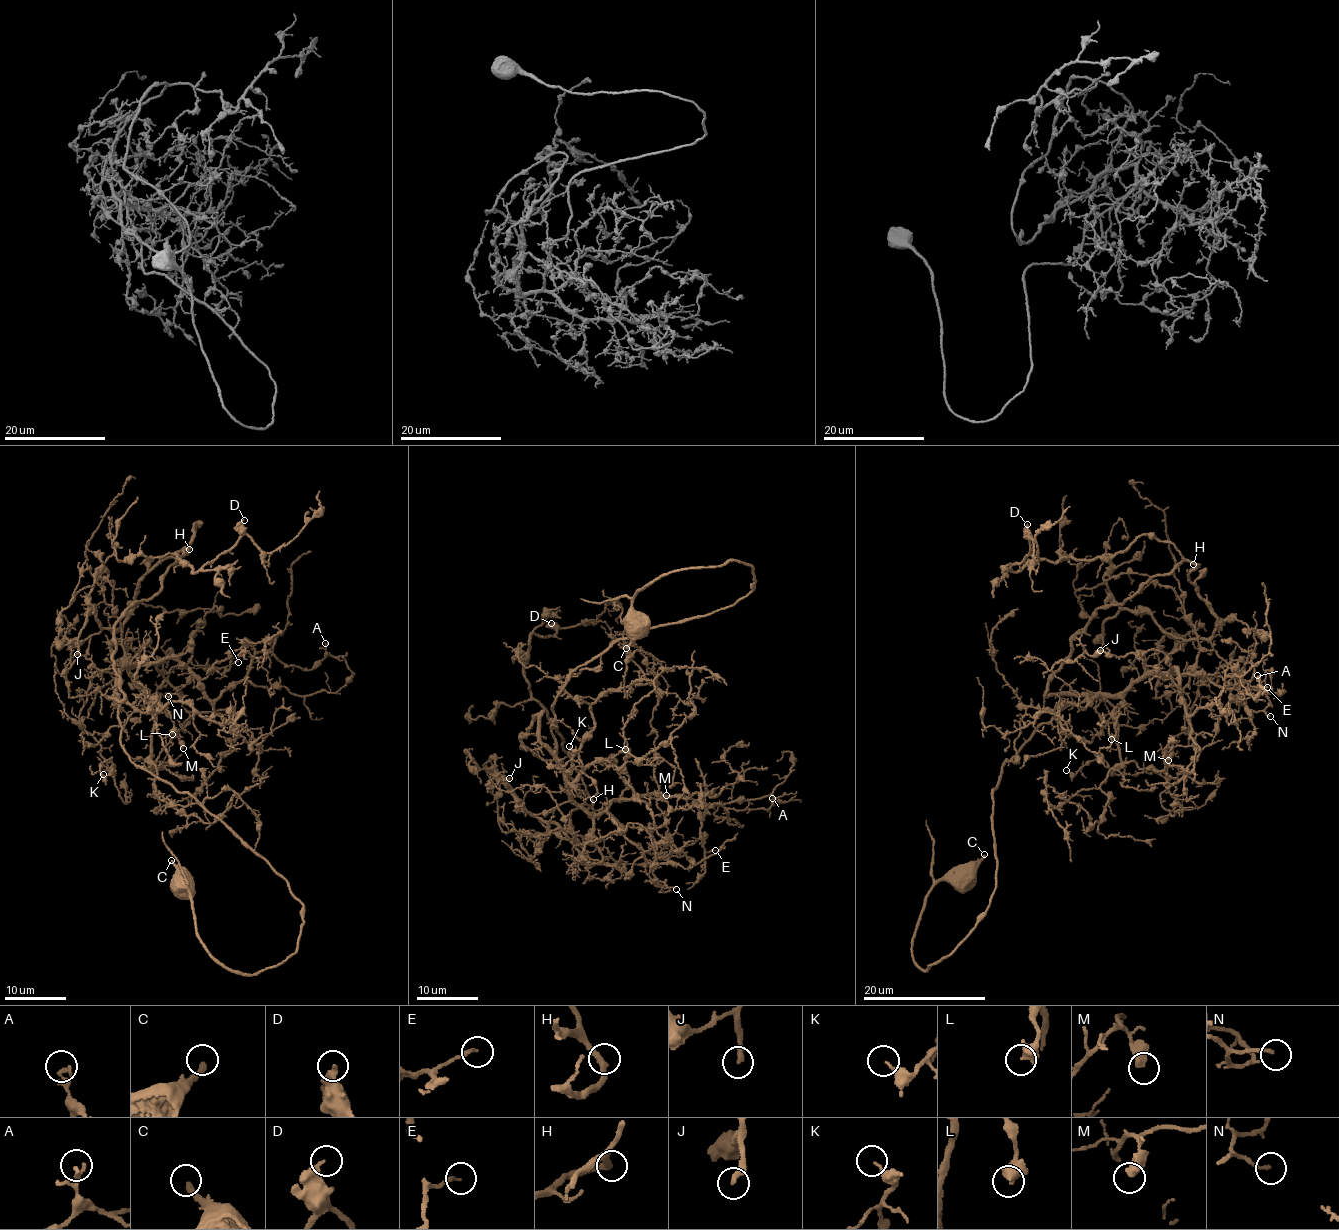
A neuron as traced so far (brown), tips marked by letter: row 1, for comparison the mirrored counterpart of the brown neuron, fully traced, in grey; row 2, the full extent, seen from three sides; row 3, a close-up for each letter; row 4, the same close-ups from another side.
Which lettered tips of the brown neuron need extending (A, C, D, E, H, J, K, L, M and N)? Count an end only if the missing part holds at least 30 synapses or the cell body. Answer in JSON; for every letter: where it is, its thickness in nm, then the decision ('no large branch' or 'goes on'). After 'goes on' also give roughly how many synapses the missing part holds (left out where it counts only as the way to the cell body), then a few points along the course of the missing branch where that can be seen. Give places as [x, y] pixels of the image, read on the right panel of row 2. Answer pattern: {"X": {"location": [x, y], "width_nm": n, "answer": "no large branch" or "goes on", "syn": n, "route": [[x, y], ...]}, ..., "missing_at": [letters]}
{"A": {"location": [1257, 675], "width_nm": 100, "answer": "no large branch"}, "C": {"location": [984, 854], "width_nm": 280, "answer": "no large branch"}, "D": {"location": [1027, 524], "width_nm": 280, "answer": "no large branch"}, "E": {"location": [1267, 687], "width_nm": 160, "answer": "no large branch"}, "H": {"location": [1193, 564], "width_nm": 280, "answer": "no large branch"}, "J": {"location": [1100, 650], "width_nm": 280, "answer": "goes on", "syn": 35, "route": [[1100, 650], [1068, 656], [1051, 646], [1048, 665], [1065, 691]]}, "K": {"location": [1066, 770], "width_nm": 240, "answer": "no large branch"}, "L": {"location": [1111, 739], "width_nm": 550, "answer": "no large branch"}, "M": {"location": [1168, 760], "width_nm": 460, "answer": "no large branch"}, "N": {"location": [1270, 716], "width_nm": 150, "answer": "no large branch"}, "missing_at": ["J"]}

